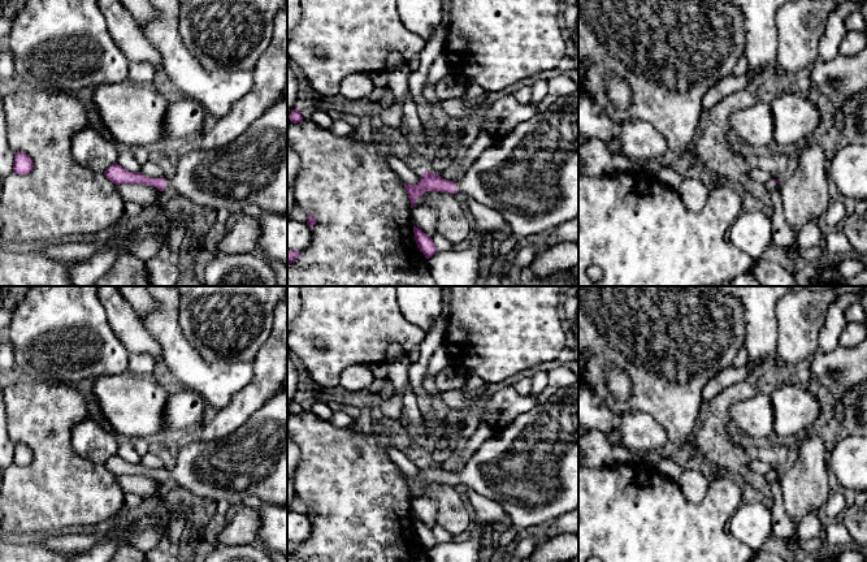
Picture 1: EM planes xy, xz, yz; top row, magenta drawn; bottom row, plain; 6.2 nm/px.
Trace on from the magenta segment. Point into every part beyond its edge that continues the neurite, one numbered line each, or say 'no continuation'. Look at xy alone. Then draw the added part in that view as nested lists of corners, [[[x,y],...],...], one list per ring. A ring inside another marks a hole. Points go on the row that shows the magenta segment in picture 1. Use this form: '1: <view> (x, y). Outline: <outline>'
1: xy (251, 171). Outline: [[[287,94],[269,107],[250,127],[230,144],[204,150],[196,144],[181,148],[174,156],[175,176],[166,180],[165,187],[173,189],[178,195],[203,206],[211,211],[226,209],[242,215],[247,206],[256,206],[264,212],[287,213]]]

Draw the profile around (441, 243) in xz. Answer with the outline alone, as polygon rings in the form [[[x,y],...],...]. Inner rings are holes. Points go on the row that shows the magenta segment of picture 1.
[[[435,233],[432,239],[437,252],[443,252],[451,248],[451,242],[439,233]]]

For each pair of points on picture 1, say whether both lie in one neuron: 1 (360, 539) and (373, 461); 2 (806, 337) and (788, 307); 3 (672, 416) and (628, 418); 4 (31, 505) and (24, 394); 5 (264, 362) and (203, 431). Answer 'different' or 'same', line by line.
1: same
2: same
3: different
4: same
5: same

